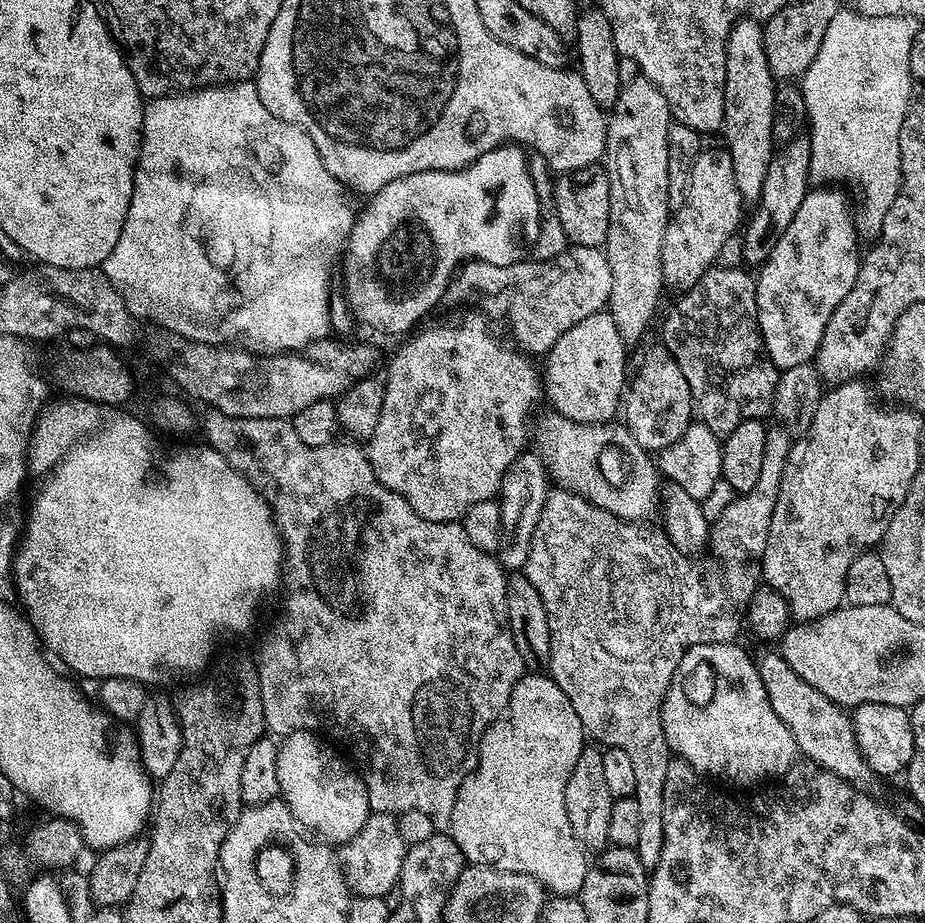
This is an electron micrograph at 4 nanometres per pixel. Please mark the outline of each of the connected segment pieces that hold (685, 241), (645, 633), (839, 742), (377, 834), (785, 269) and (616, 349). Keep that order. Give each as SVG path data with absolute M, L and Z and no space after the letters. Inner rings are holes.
M723 147L701 151L692 167L686 202L671 213L664 234L662 270L665 285L677 284L680 290L687 290L717 263L722 242L739 229L736 227L740 224L740 204L742 197L736 185L730 154Z
M769 430L766 434L766 458L762 458L762 478L758 478L756 489L753 492L737 495L720 514L719 521L713 525L708 542L710 546L712 544L717 548L716 556L720 561L712 561L708 570L706 567L698 565L694 561L696 559L691 555L678 551L670 542L668 533L664 531L663 527L654 526L648 523L650 522L648 520L643 522L623 520L616 515L612 515L610 511L590 503L587 498L580 496L578 493L569 492L565 488L557 486L551 489L553 490L552 493L549 491L545 495L541 518L538 520L537 526L534 527L533 540L528 542L528 560L525 562L522 571L524 575L530 578L530 582L534 582L534 590L538 590L538 595L542 597L542 606L546 606L546 614L550 622L550 658L547 667L550 669L552 680L563 692L568 694L569 700L571 700L576 713L584 724L587 735L591 739L593 736L594 739L601 740L601 742L596 741L601 745L626 750L626 754L630 754L630 762L634 762L634 775L638 781L635 798L638 802L638 811L642 814L642 830L638 836L638 846L634 851L640 857L640 865L645 870L656 868L664 846L664 787L666 786L666 766L670 759L668 741L664 739L664 724L660 721L660 710L664 696L668 693L673 675L677 672L682 658L689 649L694 645L733 643L738 638L736 636L740 628L742 630L742 618L741 615L740 618L737 615L738 610L741 611L747 607L749 598L753 596L756 587L759 587L762 578L761 561L756 559L750 562L748 554L759 557L764 553L768 541L770 518L774 514L774 506L780 493L780 479L788 461L790 436L787 431L779 431Z
M783 655L759 657L758 667L760 676L764 679L766 692L770 698L770 704L774 706L774 712L778 718L792 732L796 740L796 747L804 752L809 761L833 772L840 773L845 778L857 778L866 772L864 759L856 748L856 739L852 734L850 716L841 705L835 704L830 698L826 698L821 692L812 688L800 675L784 660Z
M392 814L369 815L364 829L339 849L338 865L342 873L342 884L353 897L382 898L388 890L399 885L406 843L396 820L397 817Z
M809 191L802 206L798 206L790 226L786 226L786 230L772 247L772 253L759 269L761 272L756 280L756 305L760 332L764 335L768 356L777 369L807 364L815 357L826 330L826 322L830 322L830 314L838 310L838 302L842 302L842 298L850 294L862 263L862 252L856 249L856 232L858 233L858 228L854 223L853 213L852 216L848 213L848 208L838 193Z
M604 310L590 314L586 318L582 318L582 322L578 322L574 326L570 326L570 330L566 330L566 334L562 334L562 338L558 338L554 342L553 346L546 353L546 360L548 360L548 365L545 366L544 372L542 368L542 388L548 391L548 400L555 411L560 412L568 419L572 419L574 422L580 424L606 424L617 419L618 413L622 408L622 397L626 392L626 380L624 384L624 351L626 351L626 345L622 337L620 336L620 331L618 326L614 322L614 318Z

